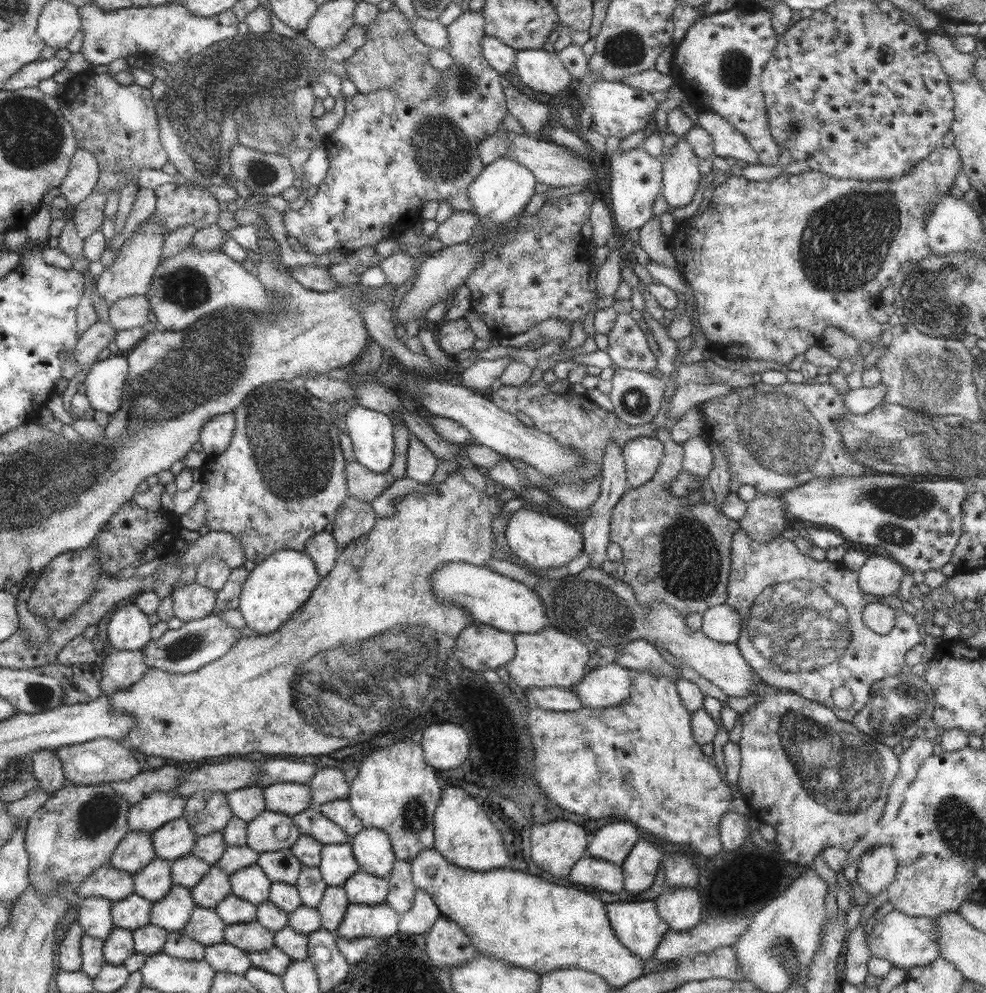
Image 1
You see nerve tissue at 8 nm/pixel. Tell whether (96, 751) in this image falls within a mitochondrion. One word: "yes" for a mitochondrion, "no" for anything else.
no

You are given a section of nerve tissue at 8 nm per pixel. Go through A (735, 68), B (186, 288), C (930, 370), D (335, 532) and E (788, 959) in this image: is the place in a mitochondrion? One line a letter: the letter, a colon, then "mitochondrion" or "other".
A: mitochondrion
B: mitochondrion
C: mitochondrion
D: other
E: mitochondrion

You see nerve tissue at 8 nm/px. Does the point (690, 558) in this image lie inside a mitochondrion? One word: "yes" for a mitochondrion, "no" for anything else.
yes

